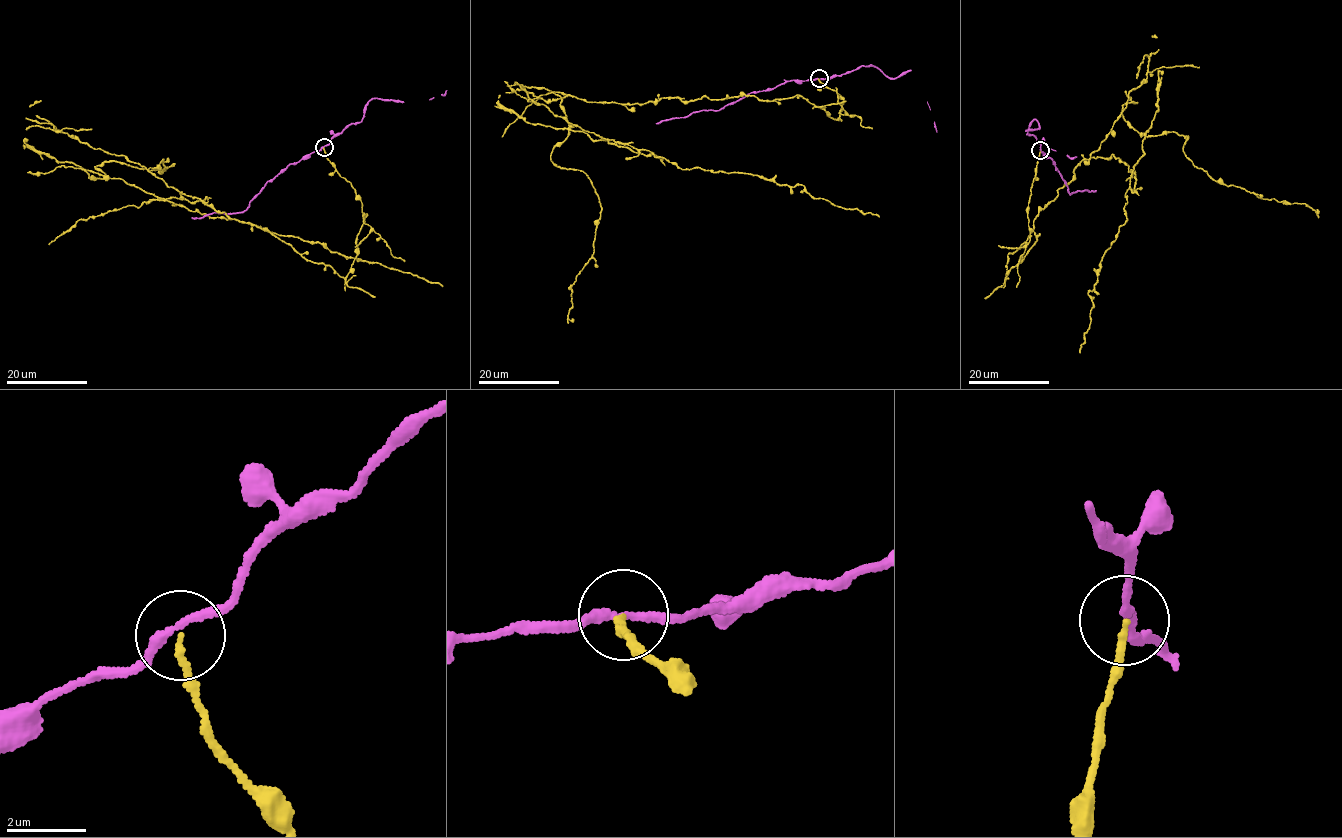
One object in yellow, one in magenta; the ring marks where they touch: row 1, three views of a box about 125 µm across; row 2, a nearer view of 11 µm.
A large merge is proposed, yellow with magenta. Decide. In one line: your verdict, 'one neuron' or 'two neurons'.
two neurons

